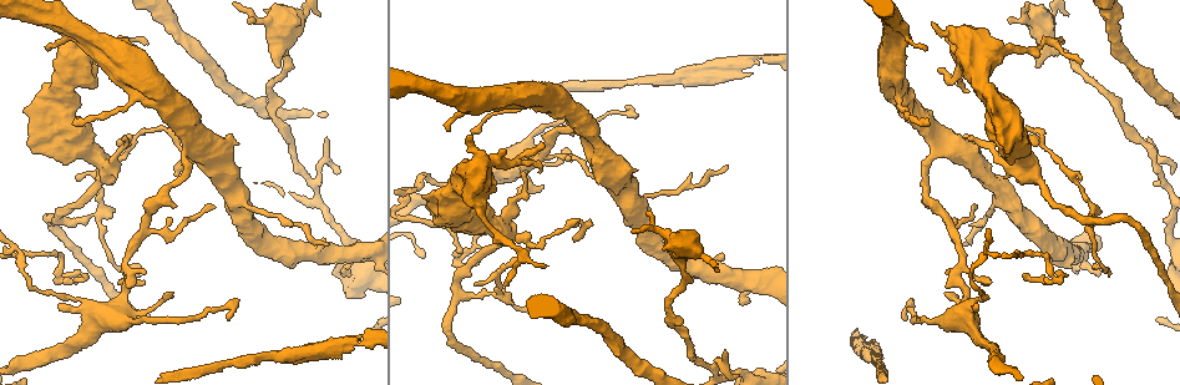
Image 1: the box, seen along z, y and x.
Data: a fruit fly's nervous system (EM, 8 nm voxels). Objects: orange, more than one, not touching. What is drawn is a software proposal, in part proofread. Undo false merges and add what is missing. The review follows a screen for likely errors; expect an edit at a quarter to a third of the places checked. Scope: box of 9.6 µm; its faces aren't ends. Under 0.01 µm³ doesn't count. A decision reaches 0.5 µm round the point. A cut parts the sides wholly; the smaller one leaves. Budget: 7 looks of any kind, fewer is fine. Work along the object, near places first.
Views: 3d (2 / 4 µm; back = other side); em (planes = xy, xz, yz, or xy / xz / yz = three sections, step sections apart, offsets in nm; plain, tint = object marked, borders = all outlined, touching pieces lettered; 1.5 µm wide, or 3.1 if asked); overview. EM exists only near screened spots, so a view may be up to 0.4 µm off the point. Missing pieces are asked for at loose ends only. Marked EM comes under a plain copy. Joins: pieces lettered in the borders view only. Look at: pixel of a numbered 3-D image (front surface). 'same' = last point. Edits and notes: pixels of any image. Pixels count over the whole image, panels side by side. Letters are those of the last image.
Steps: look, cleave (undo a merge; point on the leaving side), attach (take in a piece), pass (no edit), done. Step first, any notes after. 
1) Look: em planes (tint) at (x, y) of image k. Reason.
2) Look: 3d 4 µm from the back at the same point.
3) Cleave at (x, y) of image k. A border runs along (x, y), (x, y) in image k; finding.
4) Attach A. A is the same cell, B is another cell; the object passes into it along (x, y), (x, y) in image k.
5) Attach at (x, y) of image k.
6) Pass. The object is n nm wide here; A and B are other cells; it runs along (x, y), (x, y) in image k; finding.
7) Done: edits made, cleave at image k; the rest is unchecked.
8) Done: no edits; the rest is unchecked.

Look: em planes (borders) at (543, 188) of image 1. Tapers out.

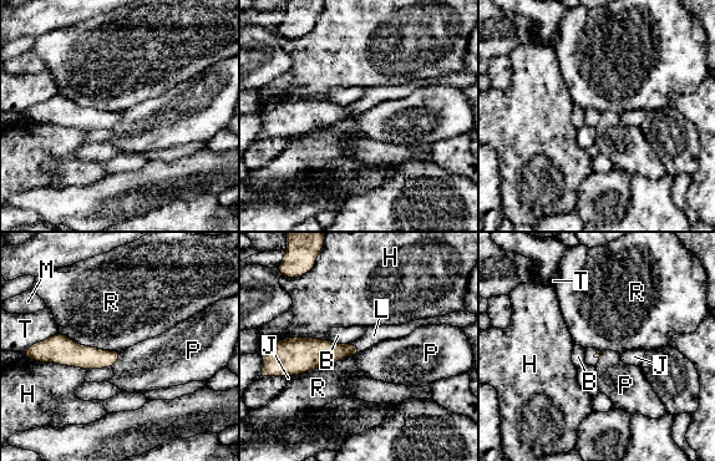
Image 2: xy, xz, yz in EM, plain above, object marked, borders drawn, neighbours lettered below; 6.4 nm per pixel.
Attach L. L is the same cell, B, H, J, M, P, R and T are other cells; the object passes into it along (319, 353), (356, 346), (374, 335) in image 2; the neuron continues.

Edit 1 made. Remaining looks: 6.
Look: 3d 4 µm at (872, 339) of image 1. An open end.

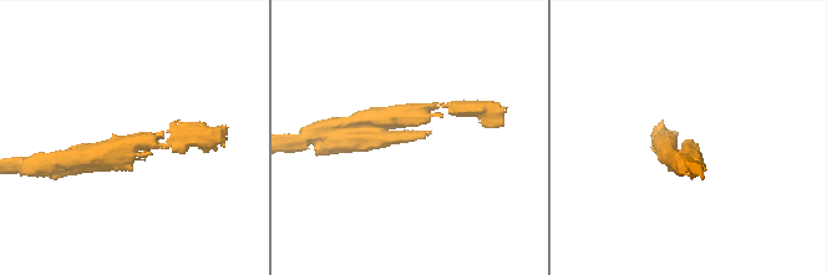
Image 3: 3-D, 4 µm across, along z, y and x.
Look: em xy step 4 (tint) at (421, 137) of image 3. Shape alone is not enough.

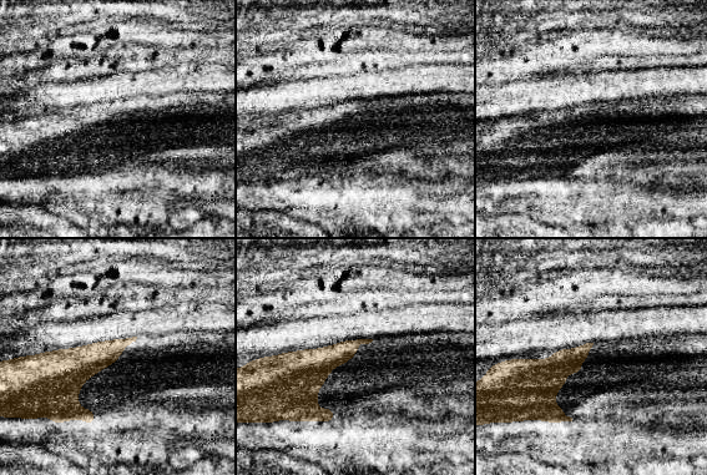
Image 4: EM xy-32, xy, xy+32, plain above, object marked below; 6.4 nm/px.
Look: em planes (borders) at the same point.

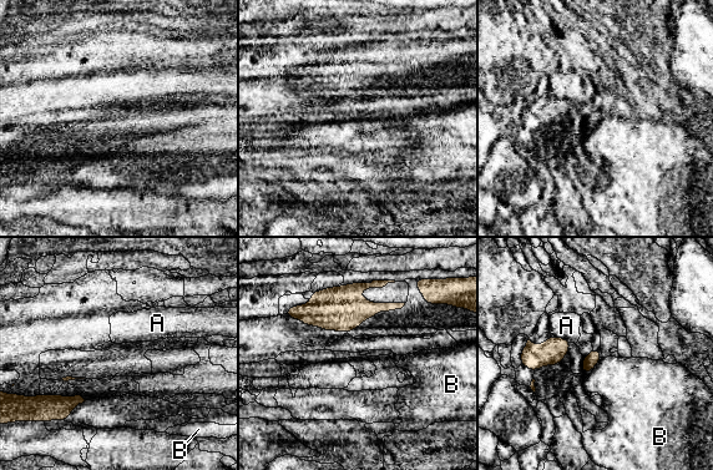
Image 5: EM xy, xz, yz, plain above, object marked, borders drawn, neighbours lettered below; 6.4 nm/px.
Pass. The longest contact is with B, 170 nm; A and B are other cells; a border runs along (601, 357), (583, 375) in image 5; no lettered piece goes on from it.

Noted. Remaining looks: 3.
Look: em planes (borders) at (1085, 221) of image 1. Sharp bend.

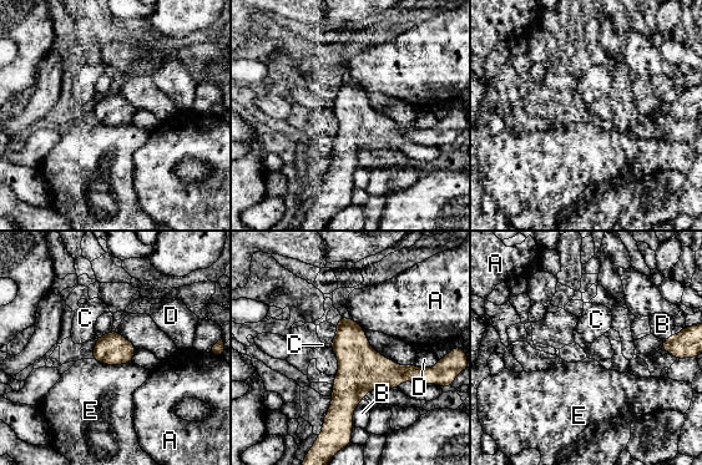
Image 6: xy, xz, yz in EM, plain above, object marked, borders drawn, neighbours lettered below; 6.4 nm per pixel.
Pass. A, B, C, D and E are other cells; one neuron here.

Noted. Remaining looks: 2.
Done: edits made, attach at image 2; the rest is unchecked.

